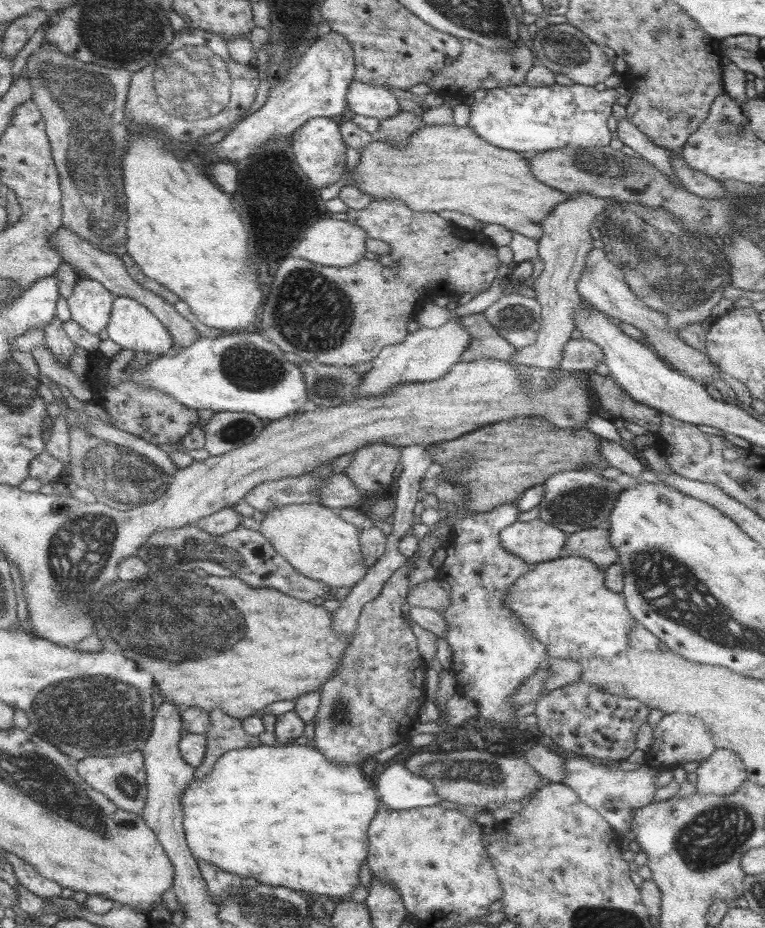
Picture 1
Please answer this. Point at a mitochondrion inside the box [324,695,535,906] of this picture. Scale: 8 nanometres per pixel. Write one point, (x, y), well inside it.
(481, 772)

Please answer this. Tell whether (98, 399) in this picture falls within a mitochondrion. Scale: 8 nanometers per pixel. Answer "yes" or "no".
no

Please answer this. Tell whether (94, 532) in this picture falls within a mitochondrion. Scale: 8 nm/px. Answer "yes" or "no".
yes

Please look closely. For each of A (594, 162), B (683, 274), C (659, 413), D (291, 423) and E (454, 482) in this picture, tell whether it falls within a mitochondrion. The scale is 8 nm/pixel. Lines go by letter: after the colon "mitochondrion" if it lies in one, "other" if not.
A: mitochondrion
B: mitochondrion
C: other
D: other
E: other

